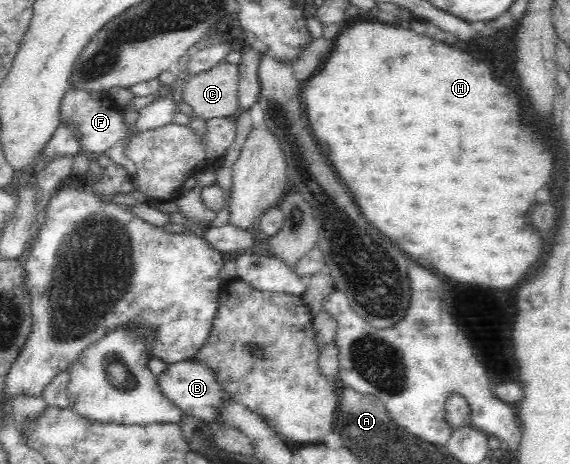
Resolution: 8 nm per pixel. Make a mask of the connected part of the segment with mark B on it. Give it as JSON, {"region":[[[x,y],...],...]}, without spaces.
{"region":[[[183,360],[167,366],[158,376],[159,388],[179,407],[183,415],[197,418],[199,421],[214,426],[221,417],[223,405],[232,401],[231,392],[223,388],[215,368],[206,362]]]}

